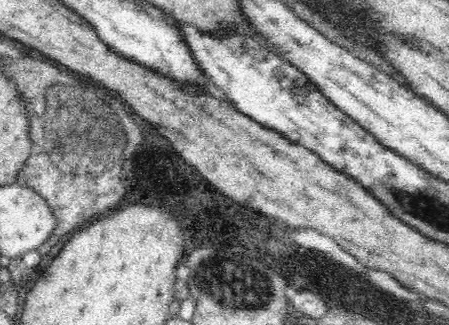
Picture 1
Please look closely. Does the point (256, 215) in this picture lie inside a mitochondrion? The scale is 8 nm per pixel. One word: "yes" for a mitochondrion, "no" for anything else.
no

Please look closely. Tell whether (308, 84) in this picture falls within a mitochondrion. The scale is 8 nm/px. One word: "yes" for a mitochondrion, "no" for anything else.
no

